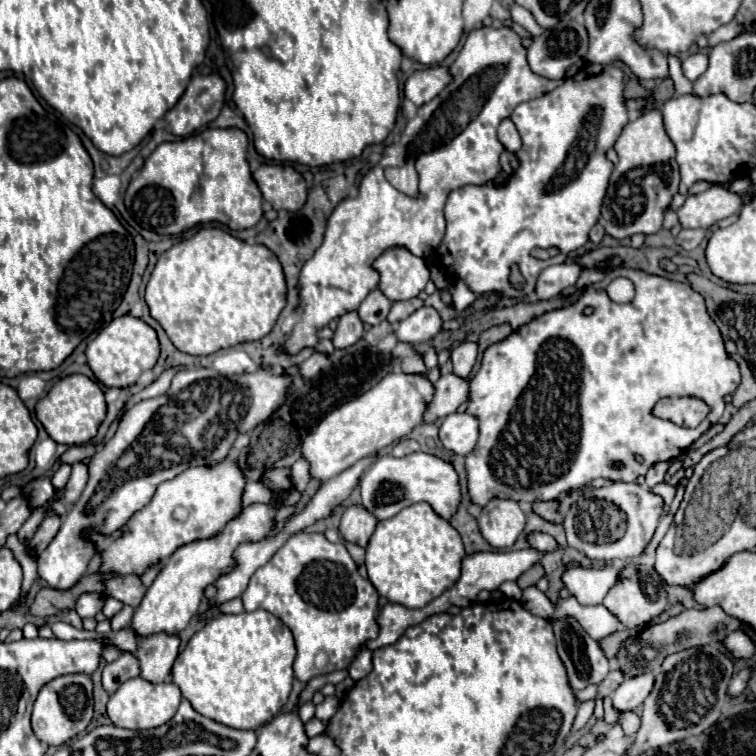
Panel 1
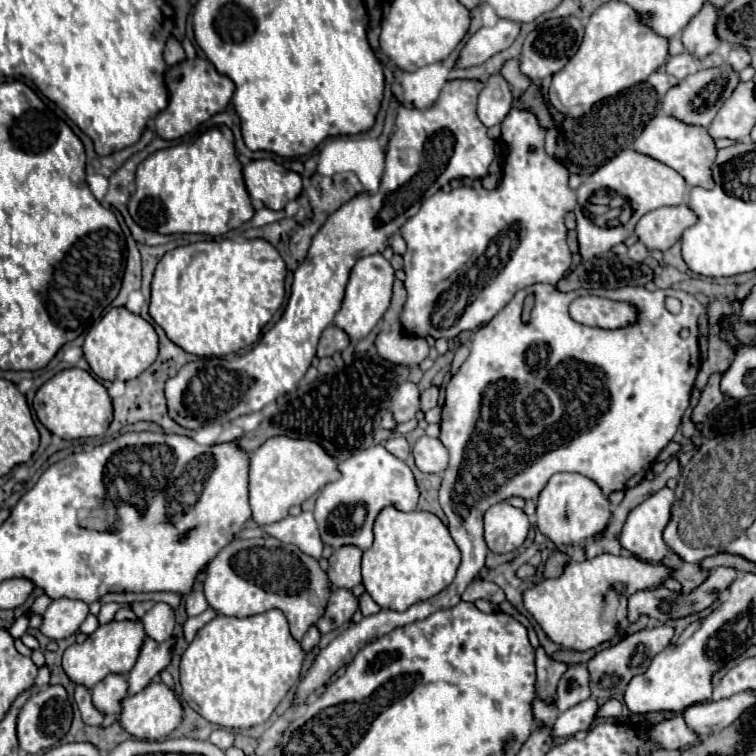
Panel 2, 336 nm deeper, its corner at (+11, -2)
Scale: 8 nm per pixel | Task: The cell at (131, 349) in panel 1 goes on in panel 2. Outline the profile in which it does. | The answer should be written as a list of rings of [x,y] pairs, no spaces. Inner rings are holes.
[[[111,308],[85,336],[85,358],[101,380],[131,380],[145,372],[157,358],[159,338],[155,328],[127,308]]]

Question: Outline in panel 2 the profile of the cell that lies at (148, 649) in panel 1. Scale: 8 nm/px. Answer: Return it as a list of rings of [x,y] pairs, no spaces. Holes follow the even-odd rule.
[[[109,674],[109,678],[105,678],[105,682],[99,682],[91,690],[93,706],[101,714],[119,712],[121,700],[125,696],[127,696],[127,682],[125,682],[125,676],[121,676],[121,674]]]

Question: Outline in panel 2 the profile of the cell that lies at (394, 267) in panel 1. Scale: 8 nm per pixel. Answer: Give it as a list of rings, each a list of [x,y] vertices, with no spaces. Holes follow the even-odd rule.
[[[381,254],[365,256],[353,266],[353,270],[349,274],[347,288],[345,288],[345,296],[343,296],[343,302],[341,302],[341,310],[333,318],[333,326],[343,330],[349,336],[351,342],[363,340],[375,328],[375,324],[381,320],[385,310],[389,308],[391,286],[393,286],[393,280],[395,280],[393,272],[395,270],[391,268],[391,264]]]

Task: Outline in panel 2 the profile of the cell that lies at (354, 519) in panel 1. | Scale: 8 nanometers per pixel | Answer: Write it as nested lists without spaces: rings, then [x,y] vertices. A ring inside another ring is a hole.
[[[343,546],[331,554],[327,576],[335,588],[353,590],[361,584],[361,554],[355,546]]]

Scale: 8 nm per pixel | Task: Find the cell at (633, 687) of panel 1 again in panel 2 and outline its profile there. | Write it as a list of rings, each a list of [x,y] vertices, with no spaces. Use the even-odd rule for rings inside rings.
[[[589,698],[581,702],[581,706],[573,706],[559,714],[559,718],[553,722],[551,732],[555,738],[569,738],[575,736],[579,730],[589,730],[597,712],[595,698]]]

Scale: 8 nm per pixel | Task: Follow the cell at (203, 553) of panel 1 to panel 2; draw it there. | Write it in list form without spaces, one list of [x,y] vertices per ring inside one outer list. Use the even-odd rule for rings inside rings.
[[[113,620],[105,626],[99,626],[91,636],[87,636],[83,644],[71,644],[63,652],[61,666],[75,686],[85,686],[91,690],[107,674],[127,674],[133,668],[133,662],[137,660],[143,638],[145,634],[143,634],[141,622],[131,622],[131,620],[115,622]]]

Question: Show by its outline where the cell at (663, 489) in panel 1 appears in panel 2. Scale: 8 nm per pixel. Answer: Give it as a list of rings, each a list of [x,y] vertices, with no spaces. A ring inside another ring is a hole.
[[[661,488],[659,492],[655,492],[653,496],[649,496],[645,502],[641,502],[637,508],[633,508],[627,514],[627,520],[623,524],[621,530],[621,546],[625,550],[629,550],[633,556],[639,556],[639,560],[649,562],[649,564],[661,564],[665,554],[669,552],[669,546],[663,540],[663,530],[667,528],[669,520],[671,520],[671,506],[675,500],[675,492],[671,488]]]

